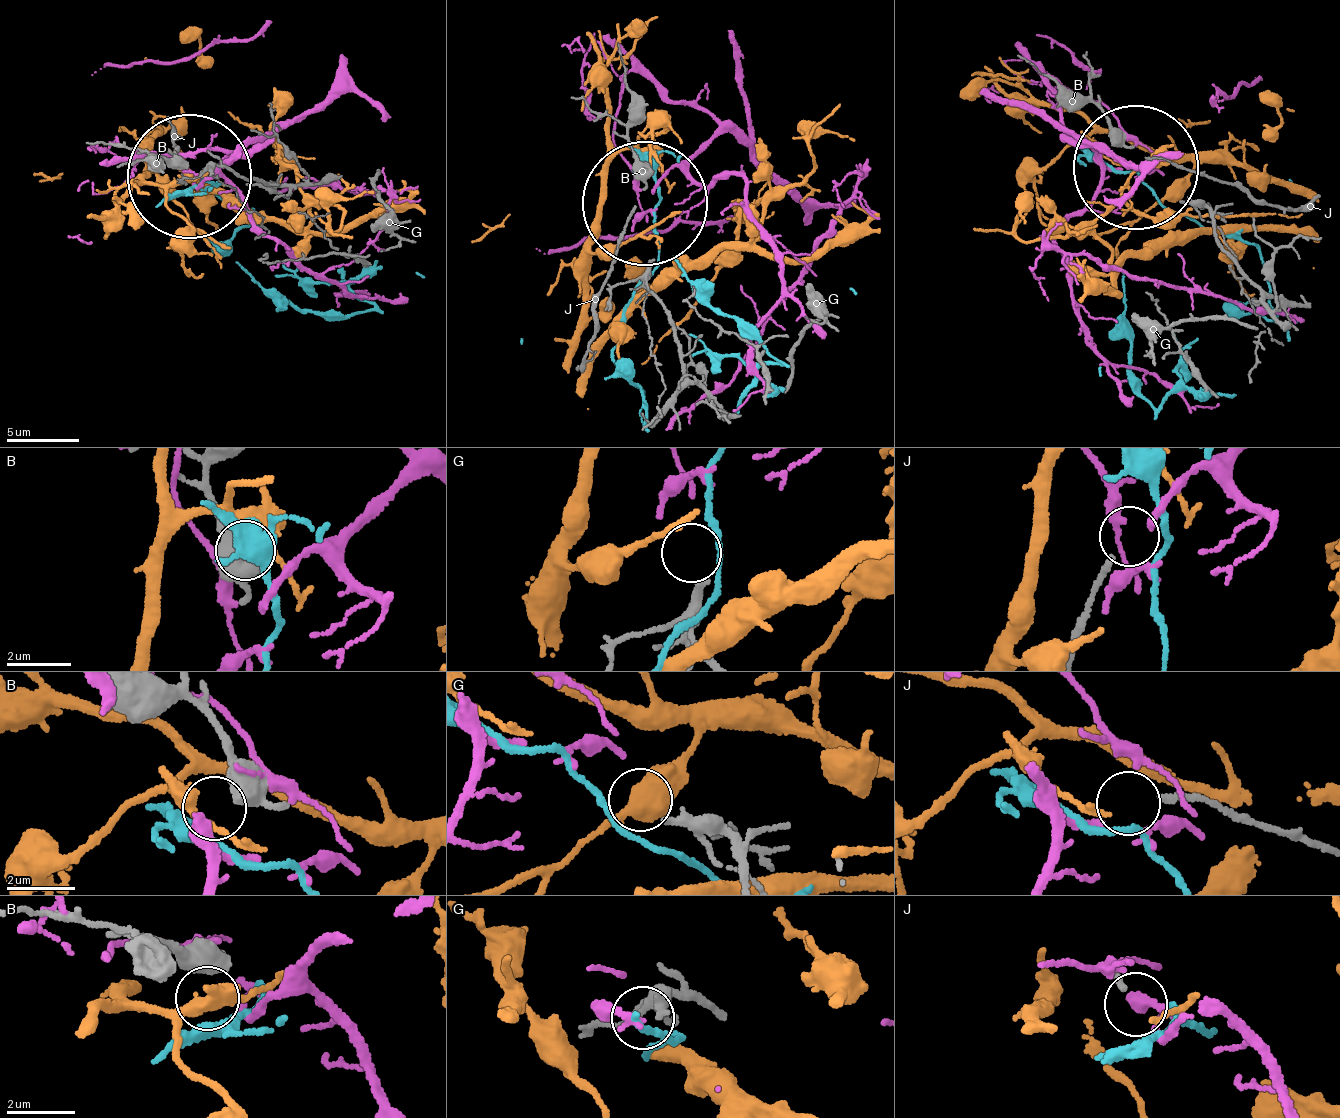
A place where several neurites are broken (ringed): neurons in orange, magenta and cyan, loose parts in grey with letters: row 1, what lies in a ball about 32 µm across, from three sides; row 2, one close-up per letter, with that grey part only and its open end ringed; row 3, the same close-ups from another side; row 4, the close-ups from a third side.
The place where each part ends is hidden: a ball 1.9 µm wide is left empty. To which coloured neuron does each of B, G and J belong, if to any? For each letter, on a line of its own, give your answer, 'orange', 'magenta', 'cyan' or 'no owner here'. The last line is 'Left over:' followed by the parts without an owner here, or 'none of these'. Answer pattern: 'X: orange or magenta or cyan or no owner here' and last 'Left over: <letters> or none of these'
B: orange
G: no owner here
J: no owner here
Left over: G, J

